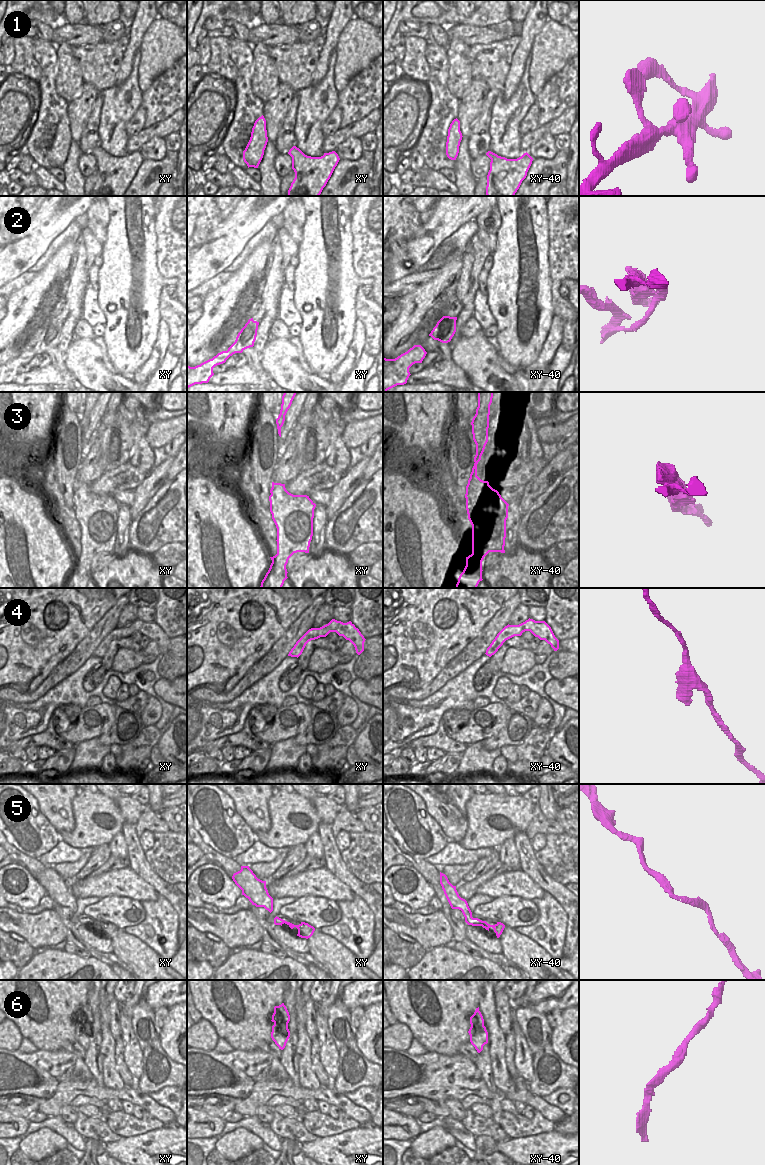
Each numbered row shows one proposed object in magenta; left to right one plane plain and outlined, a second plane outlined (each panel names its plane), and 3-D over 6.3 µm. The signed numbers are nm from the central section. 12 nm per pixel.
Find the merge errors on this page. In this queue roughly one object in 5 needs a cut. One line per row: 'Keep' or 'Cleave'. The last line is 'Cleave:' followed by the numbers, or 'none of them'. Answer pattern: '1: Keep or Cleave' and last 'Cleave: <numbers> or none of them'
1: Keep
2: Cleave
3: Cleave
4: Keep
5: Keep
6: Keep
Cleave: 2, 3.

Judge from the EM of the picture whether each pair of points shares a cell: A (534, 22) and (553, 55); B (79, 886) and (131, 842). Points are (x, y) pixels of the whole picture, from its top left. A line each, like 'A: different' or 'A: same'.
A: different
B: different

